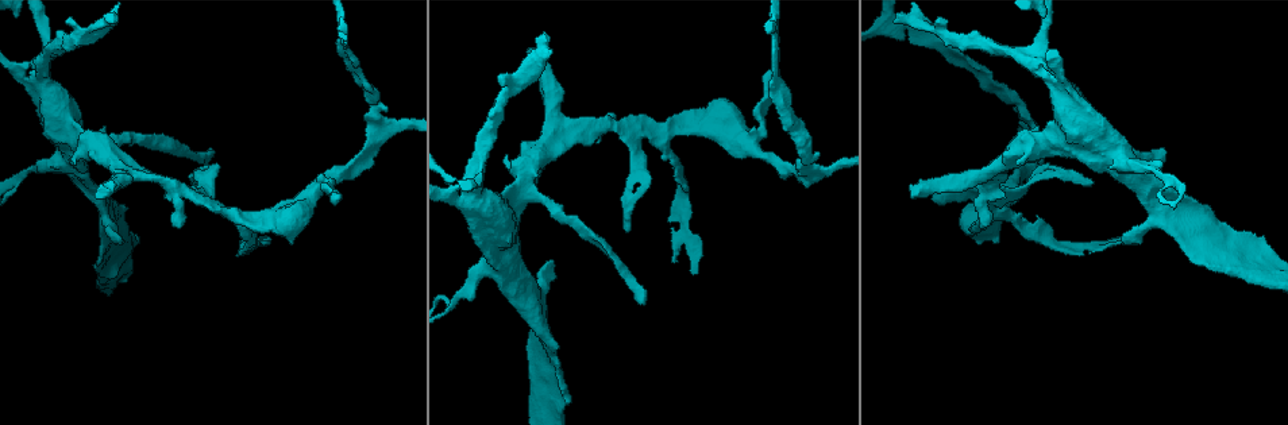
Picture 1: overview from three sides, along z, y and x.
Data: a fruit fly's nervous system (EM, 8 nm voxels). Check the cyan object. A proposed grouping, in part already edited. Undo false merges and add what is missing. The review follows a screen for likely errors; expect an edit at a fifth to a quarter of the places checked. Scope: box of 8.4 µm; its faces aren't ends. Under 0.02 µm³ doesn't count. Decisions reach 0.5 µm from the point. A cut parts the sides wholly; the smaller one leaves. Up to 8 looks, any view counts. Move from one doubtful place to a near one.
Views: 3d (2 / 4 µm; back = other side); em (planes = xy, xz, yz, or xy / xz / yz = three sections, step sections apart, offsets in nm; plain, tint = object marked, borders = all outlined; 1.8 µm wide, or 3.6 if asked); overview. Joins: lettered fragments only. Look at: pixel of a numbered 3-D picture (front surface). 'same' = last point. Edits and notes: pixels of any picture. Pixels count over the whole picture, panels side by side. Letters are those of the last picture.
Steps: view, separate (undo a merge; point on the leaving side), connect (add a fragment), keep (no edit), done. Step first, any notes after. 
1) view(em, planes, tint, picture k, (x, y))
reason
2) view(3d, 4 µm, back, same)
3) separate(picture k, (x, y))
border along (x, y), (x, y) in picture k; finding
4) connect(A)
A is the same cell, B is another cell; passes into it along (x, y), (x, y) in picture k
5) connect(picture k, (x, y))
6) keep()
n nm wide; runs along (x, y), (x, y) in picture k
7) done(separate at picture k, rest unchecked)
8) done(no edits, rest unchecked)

view(em, yz, step 8, tint, picture 1, (645, 303))
end of a long branch

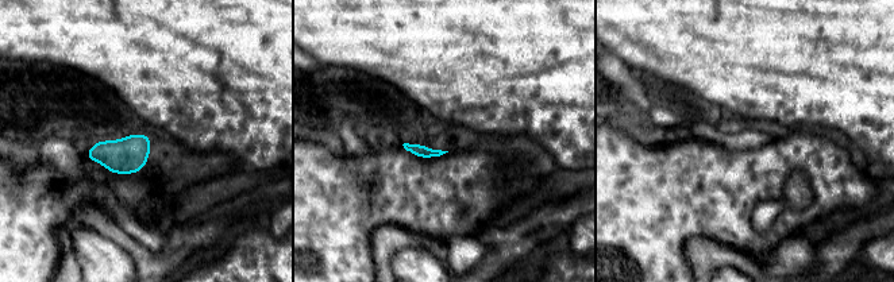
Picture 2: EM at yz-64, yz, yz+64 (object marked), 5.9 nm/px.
view(em, planes, borders, same)

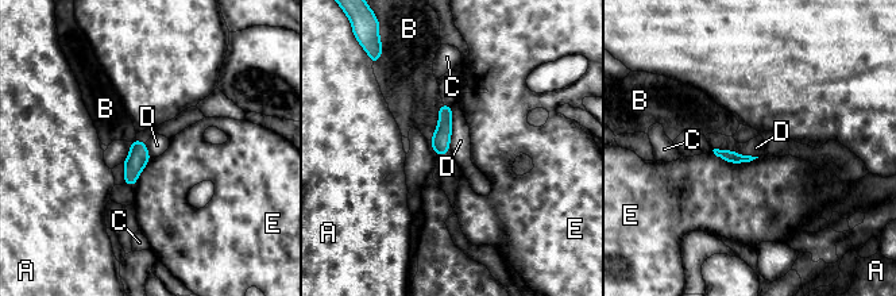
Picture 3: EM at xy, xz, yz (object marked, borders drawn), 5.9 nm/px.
keep()
A, B, C, D and E are other cells; none of them fits

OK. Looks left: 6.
view(em, xy, step 4, borders, picture 1, (342, 25))

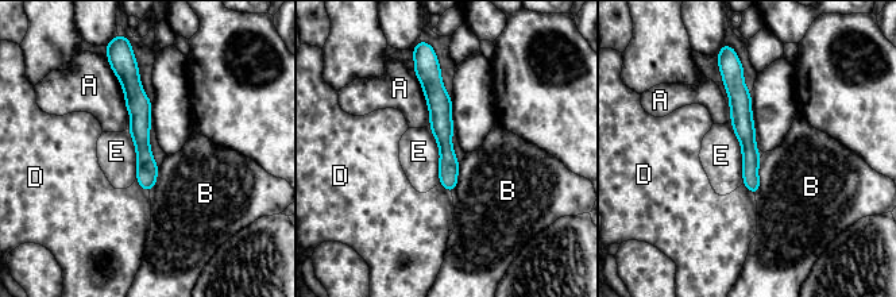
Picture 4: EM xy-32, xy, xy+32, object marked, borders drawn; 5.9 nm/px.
view(em, planes, borders, same)
cut it another way

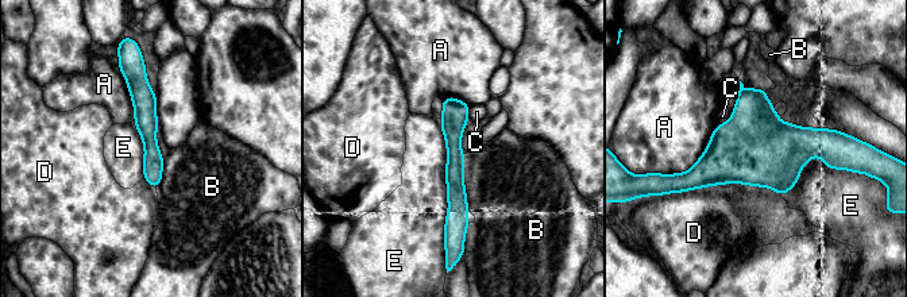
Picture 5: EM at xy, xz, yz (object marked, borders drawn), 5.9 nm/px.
keep()
A, B, C, D and E are other cells; runs along (448, 100), (460, 228) in picture 5; continuous, no second cell

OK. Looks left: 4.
view(em, xy, step 8, borders, picture 1, (115, 22))
branch stops here

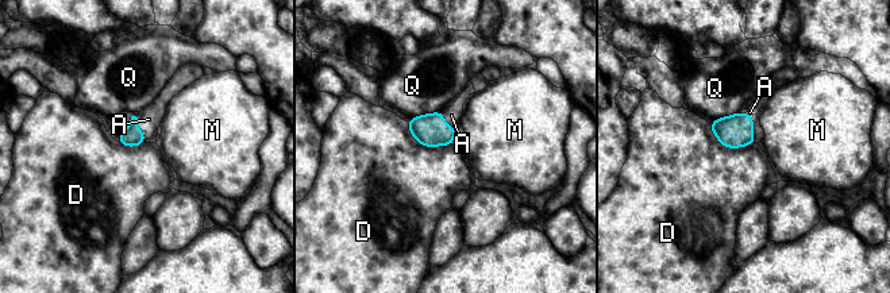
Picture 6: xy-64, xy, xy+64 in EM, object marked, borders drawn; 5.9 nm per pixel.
connect(A)
A is the same cell, D, M and Q are other cells; it goes on there

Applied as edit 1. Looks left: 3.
done(connect at picture 6, rest unchecked)

